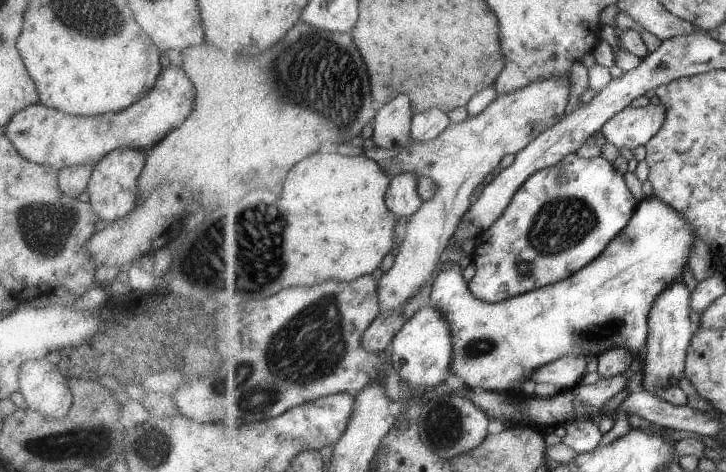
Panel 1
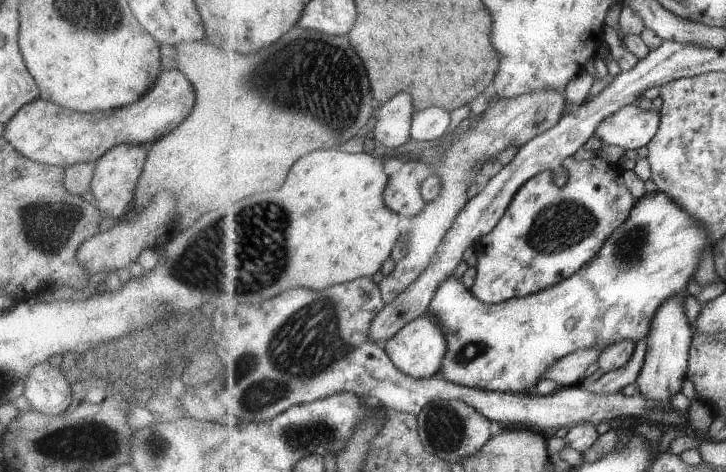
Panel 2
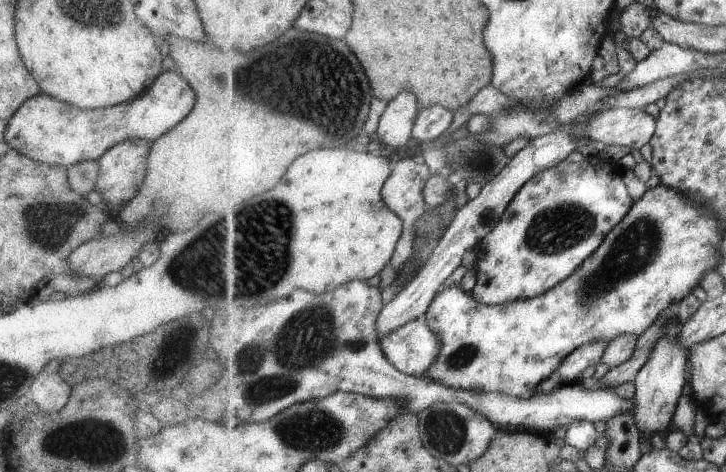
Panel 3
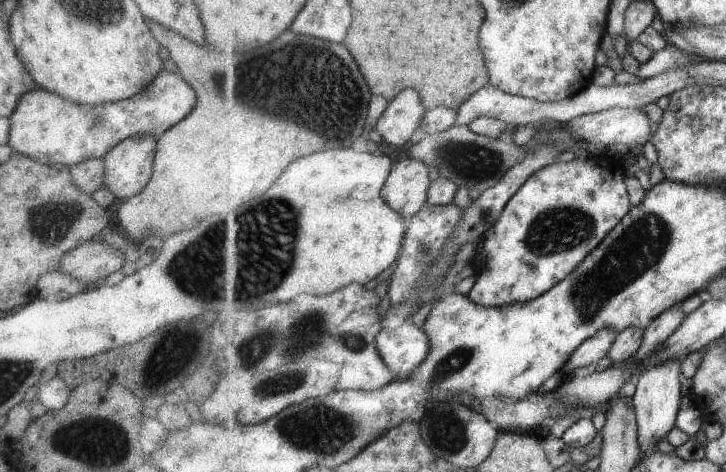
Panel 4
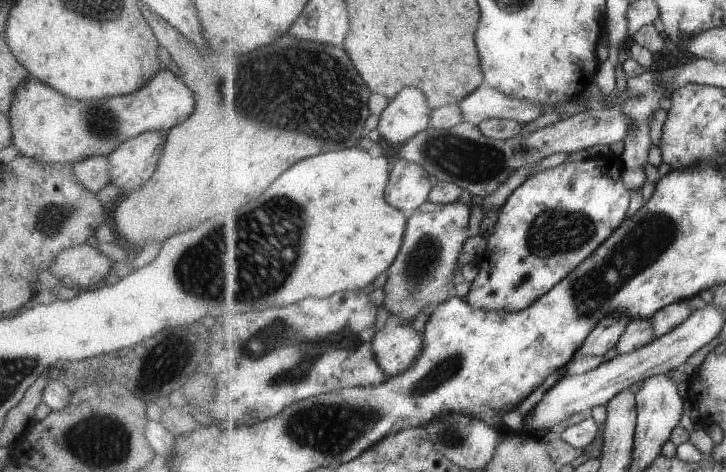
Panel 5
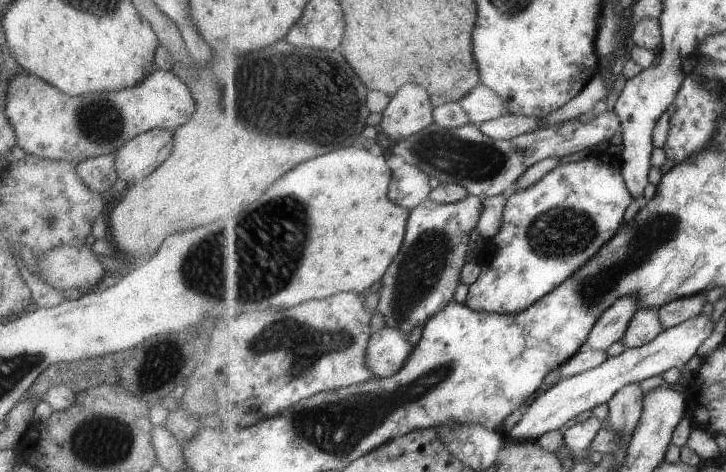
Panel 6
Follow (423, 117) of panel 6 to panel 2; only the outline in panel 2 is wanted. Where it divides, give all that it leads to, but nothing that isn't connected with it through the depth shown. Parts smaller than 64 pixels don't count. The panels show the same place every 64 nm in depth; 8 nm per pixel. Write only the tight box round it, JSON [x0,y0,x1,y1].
[374,92,416,148]

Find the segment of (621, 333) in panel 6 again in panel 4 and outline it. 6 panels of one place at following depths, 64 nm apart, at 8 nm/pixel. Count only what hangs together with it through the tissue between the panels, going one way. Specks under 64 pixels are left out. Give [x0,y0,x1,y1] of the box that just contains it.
[561,328,619,377]

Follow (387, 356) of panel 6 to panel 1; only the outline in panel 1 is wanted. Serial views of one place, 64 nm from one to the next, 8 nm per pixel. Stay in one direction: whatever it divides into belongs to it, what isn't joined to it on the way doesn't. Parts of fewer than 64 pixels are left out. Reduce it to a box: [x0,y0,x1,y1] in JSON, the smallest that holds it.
[390,306,455,394]

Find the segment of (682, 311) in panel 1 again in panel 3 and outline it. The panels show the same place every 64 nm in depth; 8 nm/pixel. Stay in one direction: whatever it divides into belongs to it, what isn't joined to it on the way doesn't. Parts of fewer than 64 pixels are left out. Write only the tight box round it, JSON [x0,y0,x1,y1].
[634,305,690,443]

